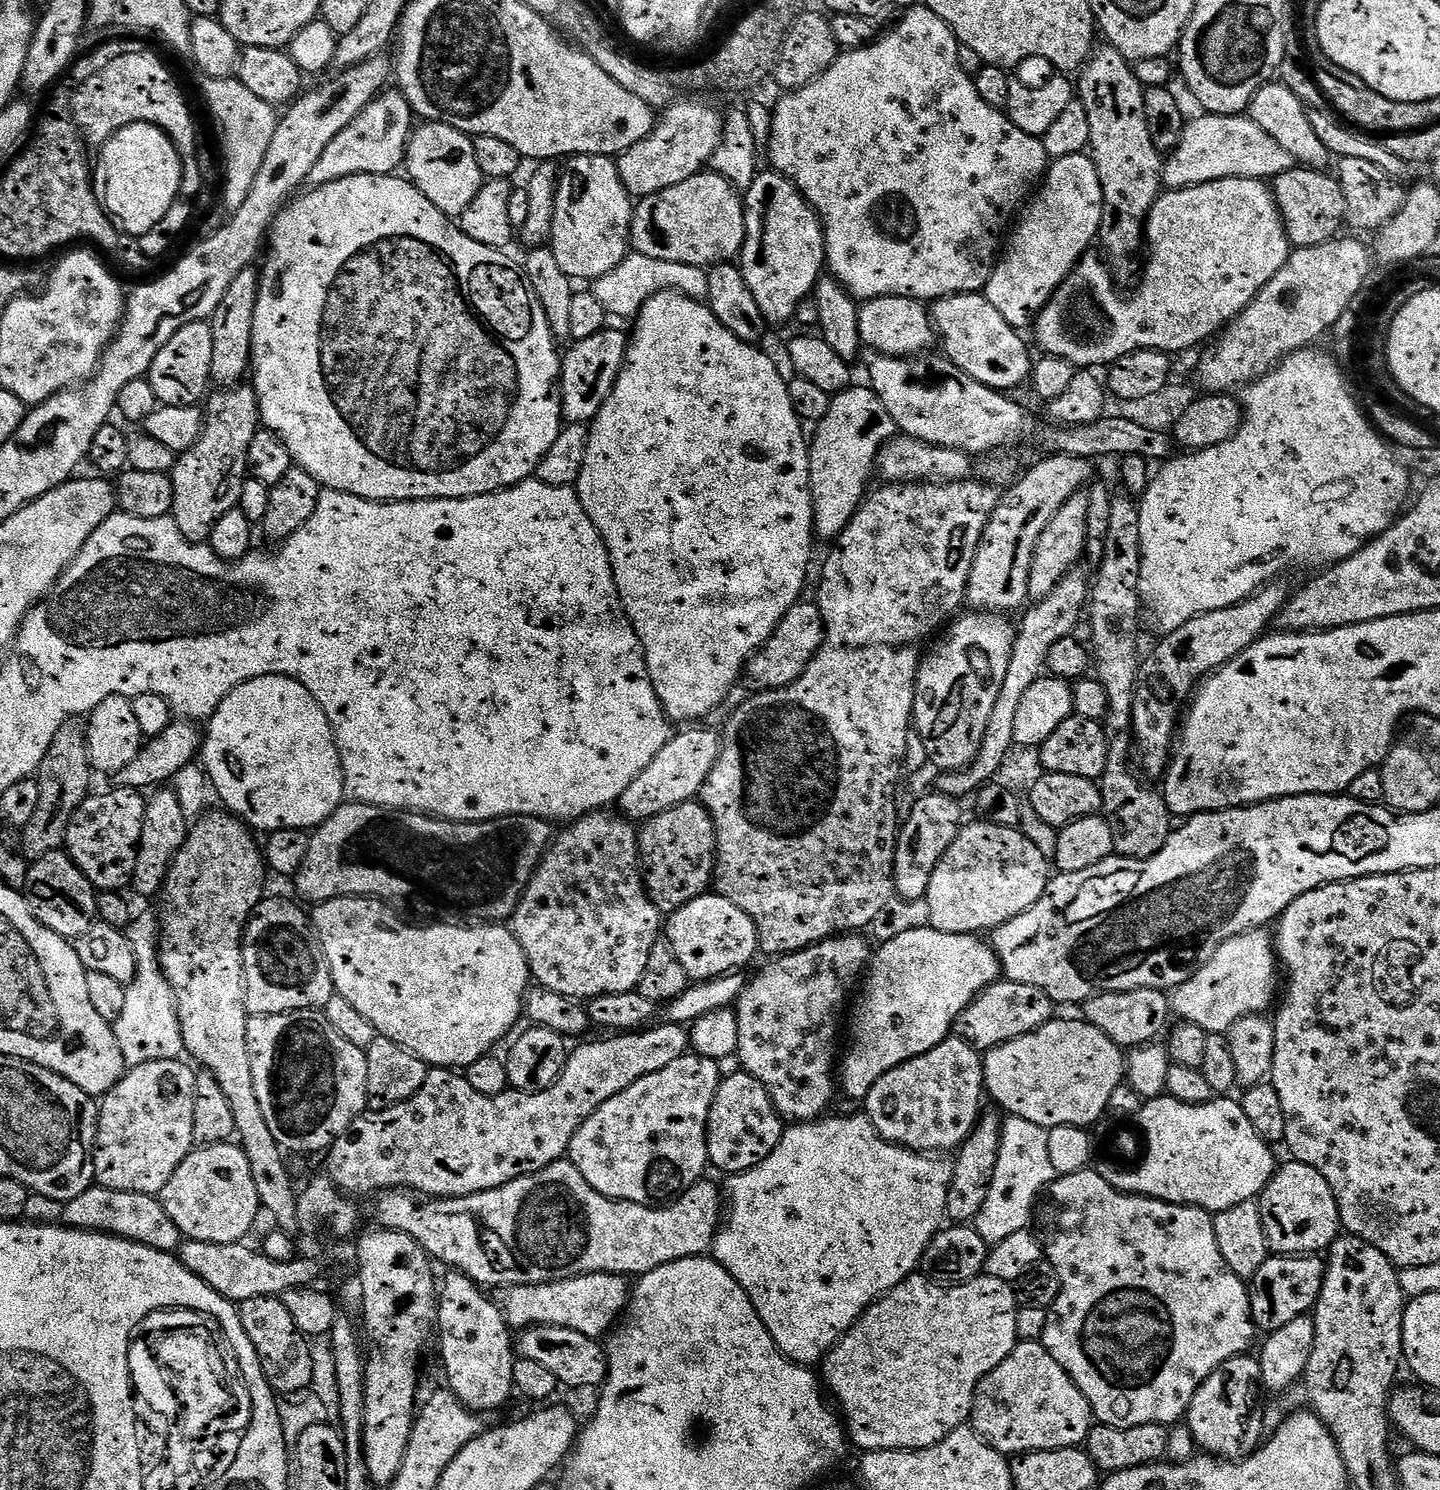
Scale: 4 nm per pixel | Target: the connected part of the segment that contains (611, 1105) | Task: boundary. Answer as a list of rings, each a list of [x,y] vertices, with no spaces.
[[[686,1054],[664,1069],[646,1074],[646,1078],[634,1082],[634,1086],[607,1100],[576,1131],[568,1148],[572,1165],[579,1170],[582,1178],[586,1178],[586,1182],[590,1182],[590,1186],[594,1186],[594,1190],[598,1190],[598,1194],[612,1200],[653,1206],[671,1201],[699,1180],[705,1179],[704,1168],[709,1167],[708,1119],[722,1079],[720,1068],[721,1065],[710,1058]]]

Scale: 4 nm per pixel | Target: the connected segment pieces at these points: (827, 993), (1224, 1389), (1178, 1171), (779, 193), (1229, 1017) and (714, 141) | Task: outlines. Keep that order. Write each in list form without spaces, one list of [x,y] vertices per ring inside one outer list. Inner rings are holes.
[[[841,934],[830,940],[821,940],[819,944],[812,944],[809,948],[803,948],[801,952],[789,952],[783,956],[775,957],[753,980],[749,979],[744,988],[740,991],[740,997],[735,1002],[736,1017],[738,1018],[738,1050],[735,1059],[740,1060],[739,1067],[748,1072],[770,1094],[777,1112],[788,1122],[807,1122],[810,1120],[819,1120],[829,1111],[828,1107],[832,1104],[832,1095],[838,1092],[838,1048],[836,1052],[836,1035],[841,1035],[842,1024],[840,1028],[840,1011],[844,1008],[844,1003],[848,1000],[848,995],[857,987],[858,981],[865,975],[866,969],[870,963],[870,948],[863,940],[860,934]]]
[[[1255,1355],[1235,1356],[1222,1366],[1218,1366],[1218,1370],[1214,1370],[1214,1374],[1210,1374],[1210,1378],[1206,1378],[1202,1382],[1202,1386],[1198,1386],[1186,1413],[1186,1425],[1188,1424],[1197,1446],[1200,1447],[1197,1449],[1203,1450],[1207,1455],[1218,1456],[1222,1460],[1233,1462],[1251,1456],[1260,1447],[1266,1436],[1266,1431],[1264,1432],[1264,1404],[1260,1401],[1263,1383],[1260,1361]]]
[[[1156,1096],[1141,1103],[1140,1113],[1135,1123],[1148,1132],[1148,1159],[1140,1172],[1128,1172],[1127,1175],[1109,1178],[1109,1182],[1120,1192],[1129,1192],[1132,1196],[1149,1196],[1171,1204],[1185,1204],[1195,1208],[1204,1208],[1207,1212],[1217,1213],[1238,1206],[1238,1202],[1256,1200],[1272,1180],[1278,1167],[1278,1159],[1273,1145],[1261,1138],[1254,1130],[1250,1118],[1242,1110],[1239,1099],[1213,1098],[1205,1104],[1187,1104],[1178,1102],[1173,1096]]]
[[[775,170],[757,173],[753,184],[744,194],[746,238],[738,257],[738,267],[746,278],[764,320],[770,326],[784,324],[796,314],[804,298],[815,291],[817,281],[823,275],[827,252],[825,250],[824,225],[808,200],[797,190],[796,184]]]
[[[1264,930],[1243,932],[1222,942],[1198,974],[1171,993],[1171,1011],[1175,1015],[1177,1012],[1183,1023],[1198,1026],[1206,1033],[1227,1033],[1238,1018],[1267,1013],[1276,996],[1278,957],[1273,937],[1266,933]]]
[[[680,98],[659,113],[652,132],[642,142],[620,153],[620,177],[633,198],[653,196],[686,178],[695,176],[709,163],[715,150],[723,142],[725,117],[704,98]]]

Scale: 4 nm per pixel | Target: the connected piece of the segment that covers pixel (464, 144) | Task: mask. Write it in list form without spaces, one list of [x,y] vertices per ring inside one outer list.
[[[424,122],[413,131],[406,153],[407,179],[416,185],[416,188],[442,214],[450,218],[458,218],[474,202],[478,190],[484,185],[485,177],[478,166],[478,158],[474,158],[473,137],[467,132],[459,132],[458,129],[448,124]]]

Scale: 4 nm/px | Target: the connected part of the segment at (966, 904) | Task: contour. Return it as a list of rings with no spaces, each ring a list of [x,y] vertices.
[[[965,823],[961,827],[950,850],[946,850],[930,878],[926,897],[927,923],[946,934],[984,934],[1010,922],[1010,918],[1018,918],[1018,914],[1028,912],[1030,906],[1034,906],[1038,898],[1042,898],[1050,879],[1050,861],[1042,856],[1038,847],[1034,846],[1030,838],[1024,836],[1020,828],[975,823]]]

